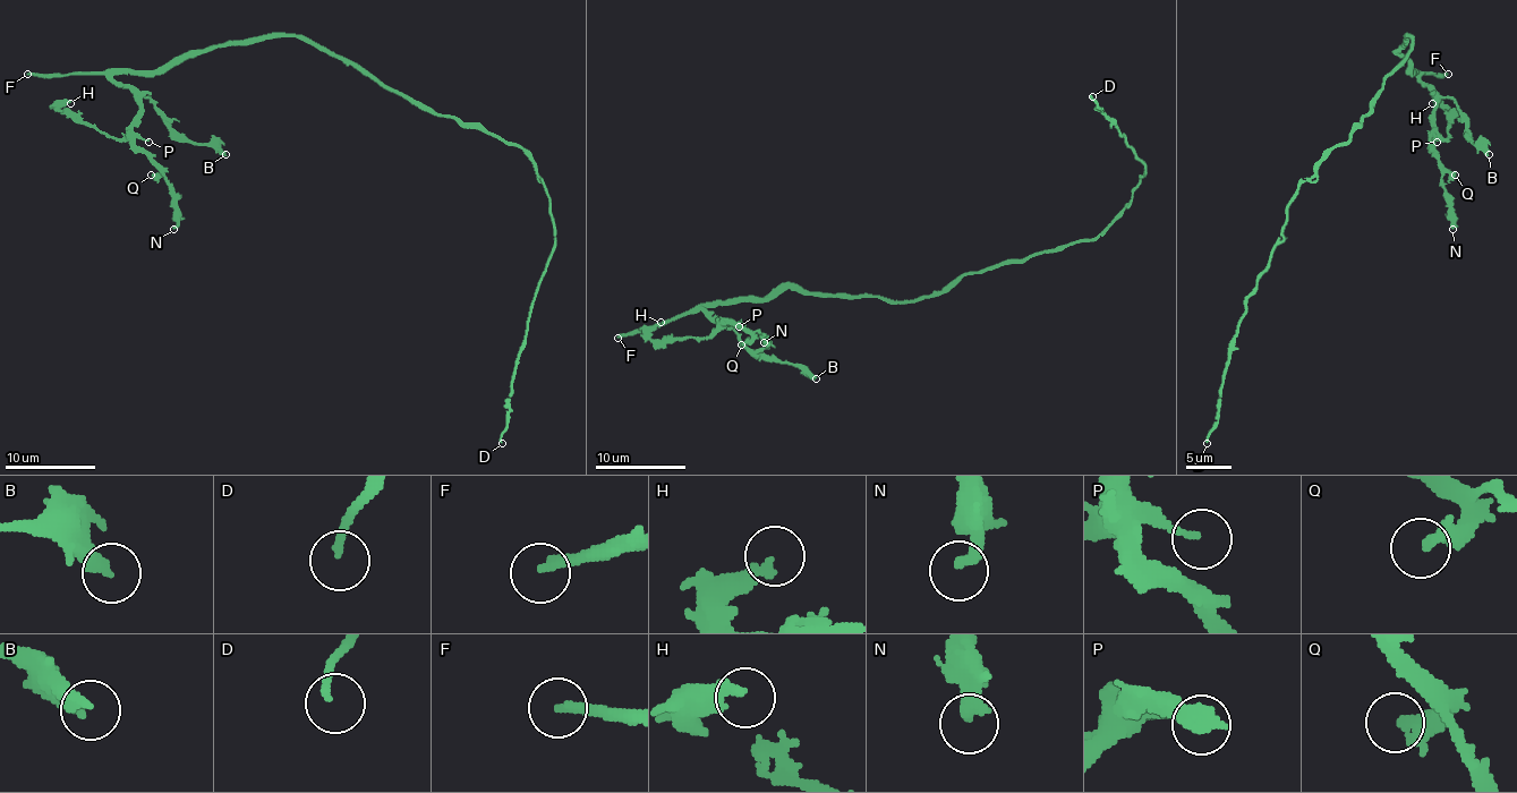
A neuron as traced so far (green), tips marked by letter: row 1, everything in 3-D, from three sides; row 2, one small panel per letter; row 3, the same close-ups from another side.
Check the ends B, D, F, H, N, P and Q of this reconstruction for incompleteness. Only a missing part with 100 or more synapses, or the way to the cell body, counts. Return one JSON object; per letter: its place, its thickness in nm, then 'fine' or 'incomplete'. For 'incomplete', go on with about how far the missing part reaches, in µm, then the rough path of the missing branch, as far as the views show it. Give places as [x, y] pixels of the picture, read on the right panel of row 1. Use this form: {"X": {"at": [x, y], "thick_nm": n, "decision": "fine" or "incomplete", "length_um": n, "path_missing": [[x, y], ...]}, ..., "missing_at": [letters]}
{"B": {"at": [1489, 154], "thick_nm": 280, "decision": "fine"}, "D": {"at": [1207, 443], "thick_nm": 180, "decision": "fine"}, "F": {"at": [1448, 74], "thick_nm": 240, "decision": "incomplete", "length_um": 130}, "H": {"at": [1432, 103], "thick_nm": 240, "decision": "fine"}, "N": {"at": [1452, 229], "thick_nm": 360, "decision": "fine"}, "P": {"at": [1437, 142], "thick_nm": 140, "decision": "fine"}, "Q": {"at": [1455, 175], "thick_nm": 280, "decision": "fine"}, "missing_at": ["F"]}

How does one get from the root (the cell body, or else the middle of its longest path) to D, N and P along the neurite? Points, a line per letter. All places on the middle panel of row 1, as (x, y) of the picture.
D: (987, 270), (1005, 261), (1021, 261), (1030, 254), (1090, 240), (1128, 203), (1144, 173), (1144, 164), (1092, 96)
N: (987, 270), (908, 301), (777, 288), (761, 299), (702, 306), (730, 324), (723, 324), (757, 331), (764, 342)
P: (987, 270), (908, 301), (777, 288), (761, 299), (702, 306), (739, 326)

